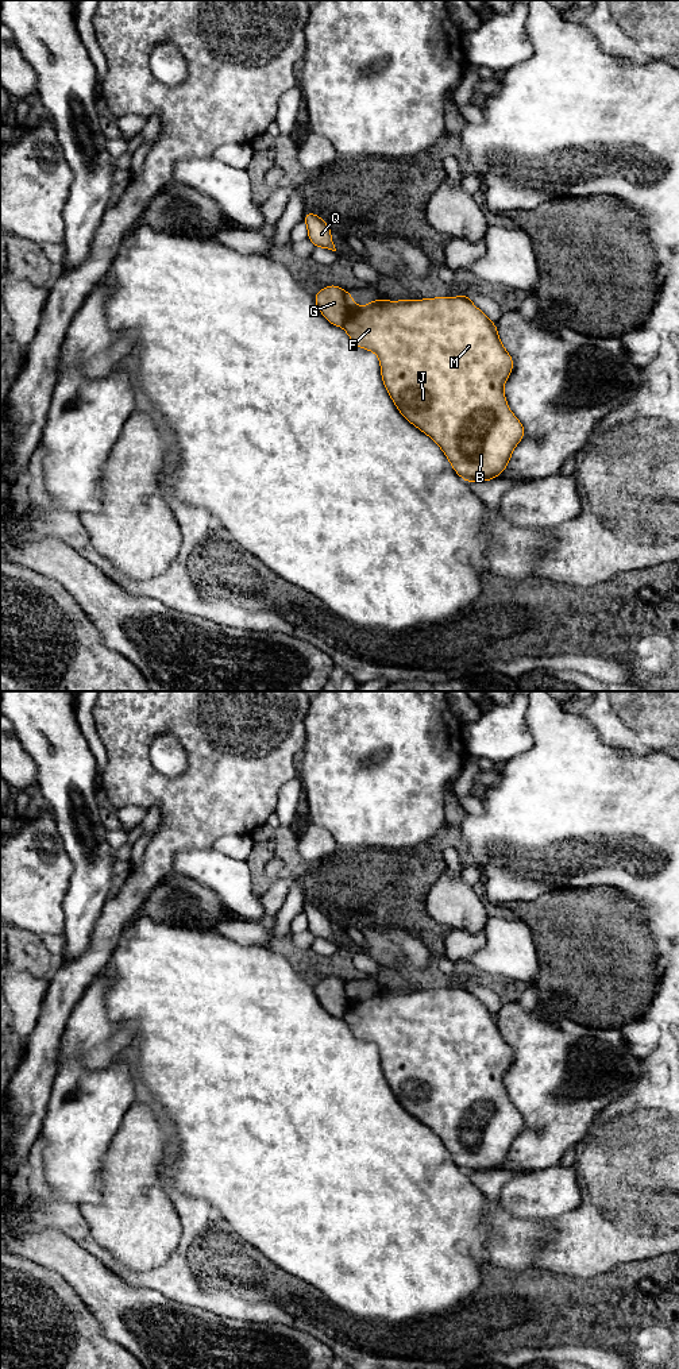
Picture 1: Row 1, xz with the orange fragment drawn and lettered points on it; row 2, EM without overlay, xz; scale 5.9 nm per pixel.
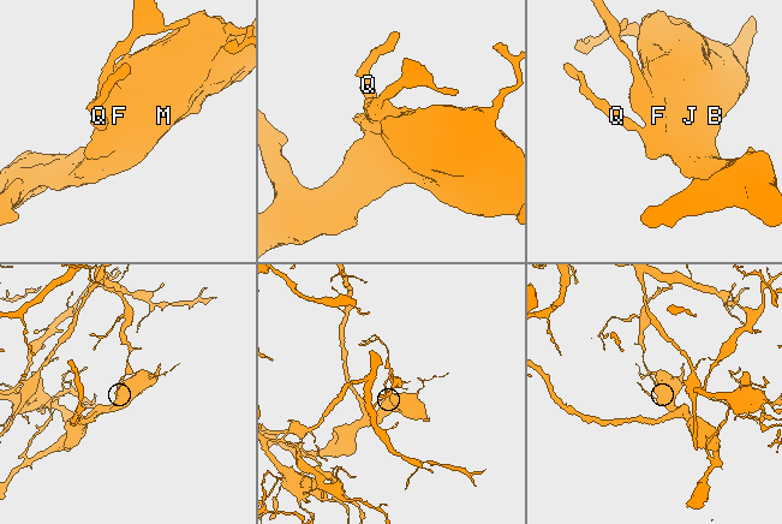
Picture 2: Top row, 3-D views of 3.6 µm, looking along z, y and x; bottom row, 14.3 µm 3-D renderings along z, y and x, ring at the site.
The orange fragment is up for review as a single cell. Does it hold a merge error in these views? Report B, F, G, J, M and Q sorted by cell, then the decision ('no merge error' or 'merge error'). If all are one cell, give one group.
B F J M Q / G | merge error

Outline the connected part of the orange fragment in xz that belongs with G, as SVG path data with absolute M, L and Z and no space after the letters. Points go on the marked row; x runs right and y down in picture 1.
M328 285L313 296L320 313L335 327L344 327L356 309L354 297L337 285Z

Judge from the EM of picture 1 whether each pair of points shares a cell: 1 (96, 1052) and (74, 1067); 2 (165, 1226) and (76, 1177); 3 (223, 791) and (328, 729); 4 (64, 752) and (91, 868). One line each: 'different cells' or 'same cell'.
1: different cells
2: different cells
3: different cells
4: same cell

